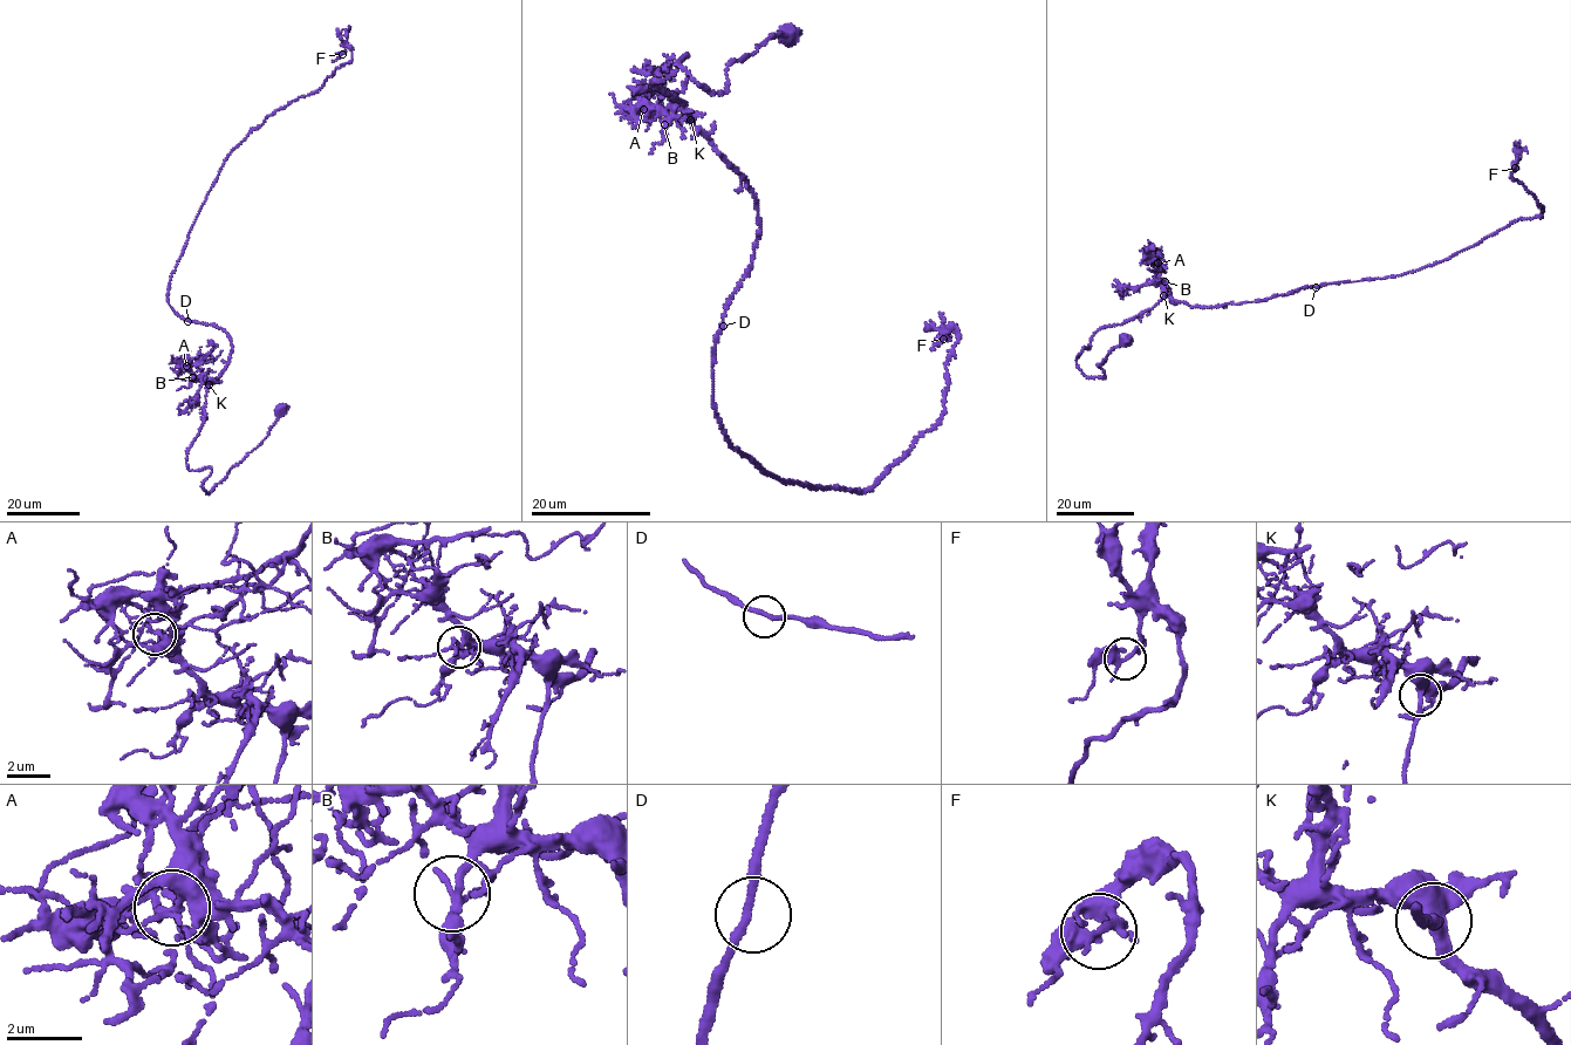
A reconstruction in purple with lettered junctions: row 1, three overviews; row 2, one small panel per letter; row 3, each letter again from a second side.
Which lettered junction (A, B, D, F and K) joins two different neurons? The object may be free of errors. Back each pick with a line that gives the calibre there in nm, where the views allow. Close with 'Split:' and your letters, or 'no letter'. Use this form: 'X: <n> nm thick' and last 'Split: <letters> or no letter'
A: 280 nm thick
Split: A

